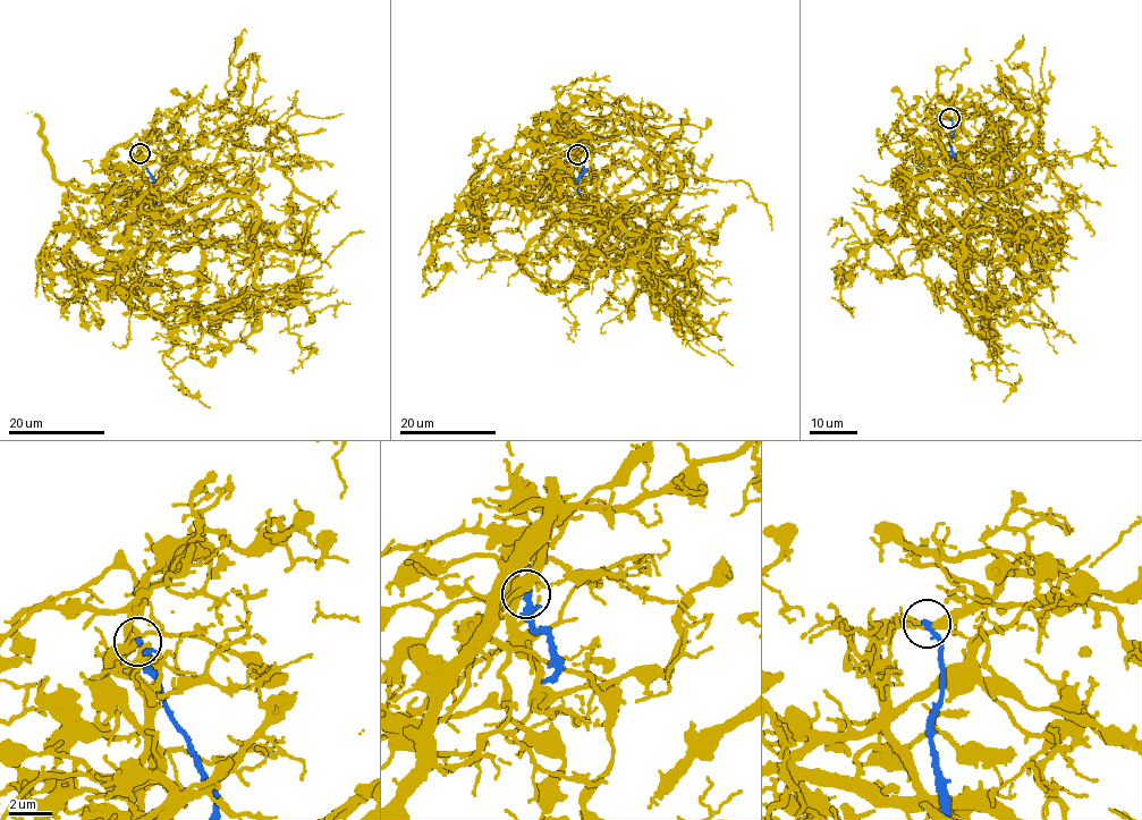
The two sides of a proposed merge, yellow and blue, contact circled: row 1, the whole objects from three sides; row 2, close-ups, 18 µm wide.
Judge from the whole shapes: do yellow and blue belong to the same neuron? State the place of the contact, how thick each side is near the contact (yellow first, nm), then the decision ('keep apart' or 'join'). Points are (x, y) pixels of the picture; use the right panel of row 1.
(949, 118) | 280/260 nm | keep apart

